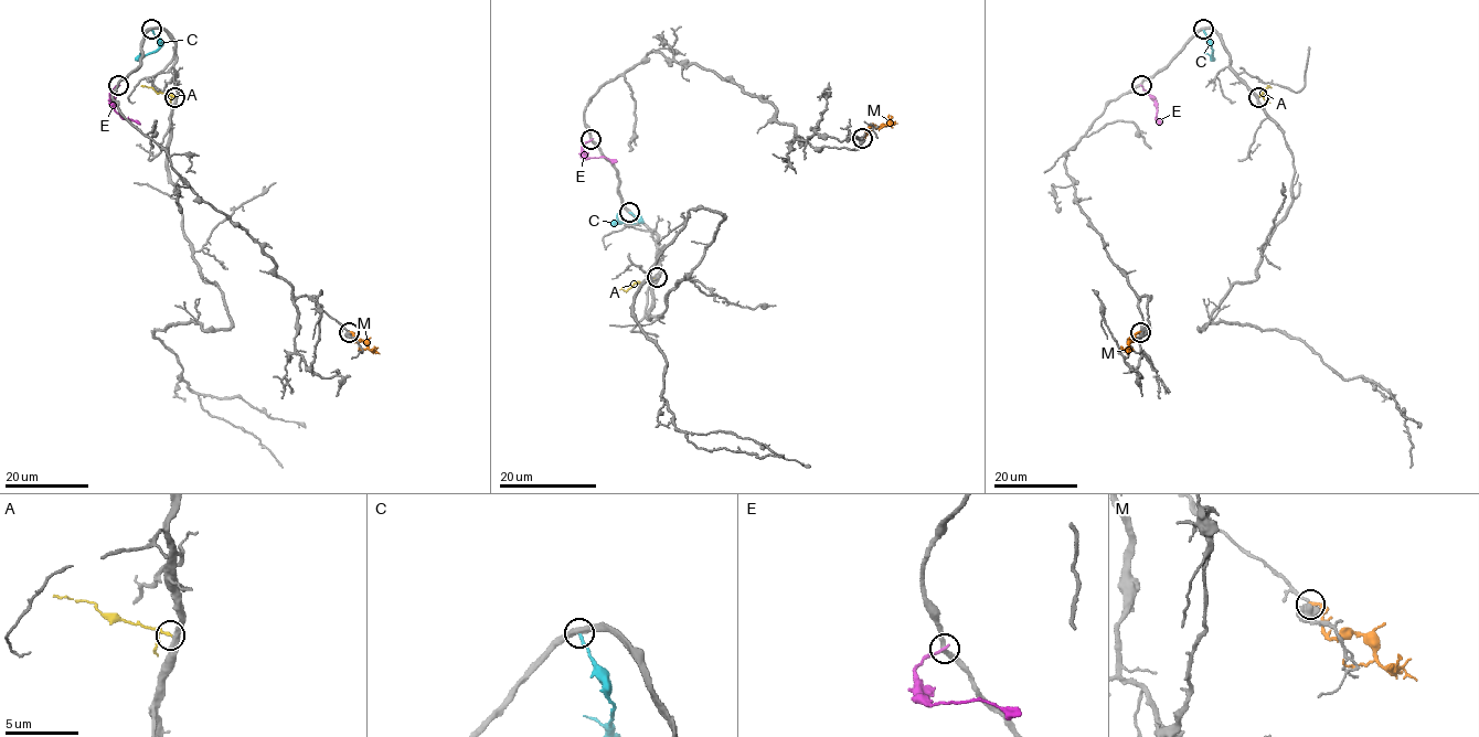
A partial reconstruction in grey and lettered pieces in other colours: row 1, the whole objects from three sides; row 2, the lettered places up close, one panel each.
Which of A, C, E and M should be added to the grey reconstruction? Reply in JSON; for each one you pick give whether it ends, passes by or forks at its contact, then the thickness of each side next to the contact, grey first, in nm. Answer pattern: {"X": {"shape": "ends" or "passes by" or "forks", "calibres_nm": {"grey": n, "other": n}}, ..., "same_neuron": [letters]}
{"A": {"shape": "ends", "calibres_nm": {"grey": 400, "other": 190}}, "same_neuron": ["A"]}

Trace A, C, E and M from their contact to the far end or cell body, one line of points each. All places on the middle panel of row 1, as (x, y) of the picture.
A: (657, 277), (637, 282), (626, 290), (618, 289)
C: (629, 213), (639, 221), (610, 225)
E: (592, 139), (582, 147), (586, 158), (617, 161)
M: (861, 138), (870, 127), (896, 124)

